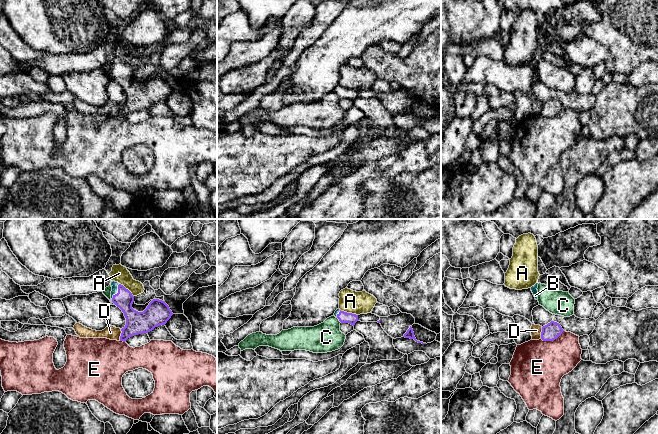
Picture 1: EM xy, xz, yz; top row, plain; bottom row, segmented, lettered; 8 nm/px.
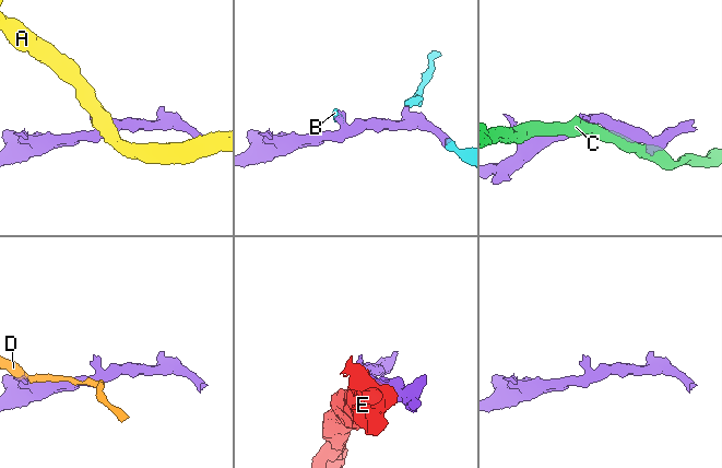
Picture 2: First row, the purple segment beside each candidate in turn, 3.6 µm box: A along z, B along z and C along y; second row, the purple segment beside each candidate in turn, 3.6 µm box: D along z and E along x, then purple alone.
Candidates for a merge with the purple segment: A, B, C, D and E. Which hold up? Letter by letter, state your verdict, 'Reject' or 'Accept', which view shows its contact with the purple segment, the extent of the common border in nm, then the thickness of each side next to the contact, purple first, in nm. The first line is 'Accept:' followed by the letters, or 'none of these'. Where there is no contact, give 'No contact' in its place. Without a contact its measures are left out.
Accept: B
A: Reject. Touches purple in xz. Shared border 150 nm. Thickness 90 nm (purple) against 180 nm
B: Accept. Touches purple in xy. Shared border 170 nm. Thickness 150 nm (purple) against 60 nm
C: Reject. Touches purple in xz. Shared border 60 nm. Thickness 90 nm (purple) against 240 nm
D: Reject. Touches purple in xy. Shared border 100 nm. Thickness 180 nm (purple) against 110 nm
E: Reject. Touches purple in yz. Shared border 200 nm. Thickness 140 nm (purple) against 420 nm

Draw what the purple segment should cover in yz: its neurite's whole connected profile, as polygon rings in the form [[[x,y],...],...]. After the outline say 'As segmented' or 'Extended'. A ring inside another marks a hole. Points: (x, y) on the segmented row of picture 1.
[[[551,321],[542,327],[541,339],[543,341],[553,341],[557,339],[564,330],[559,323]]]. As segmented

